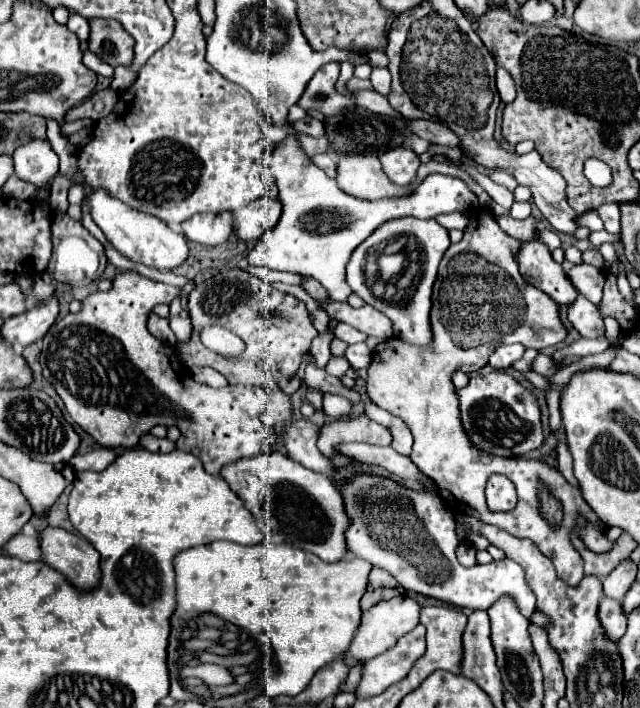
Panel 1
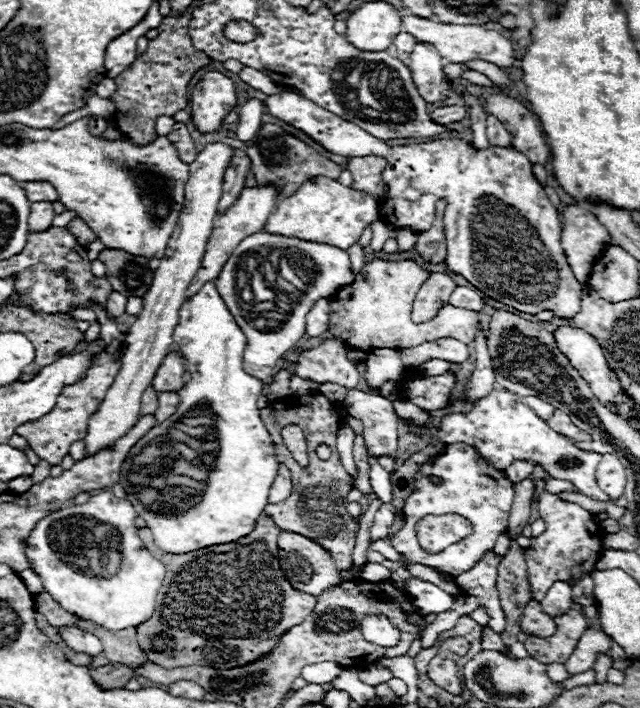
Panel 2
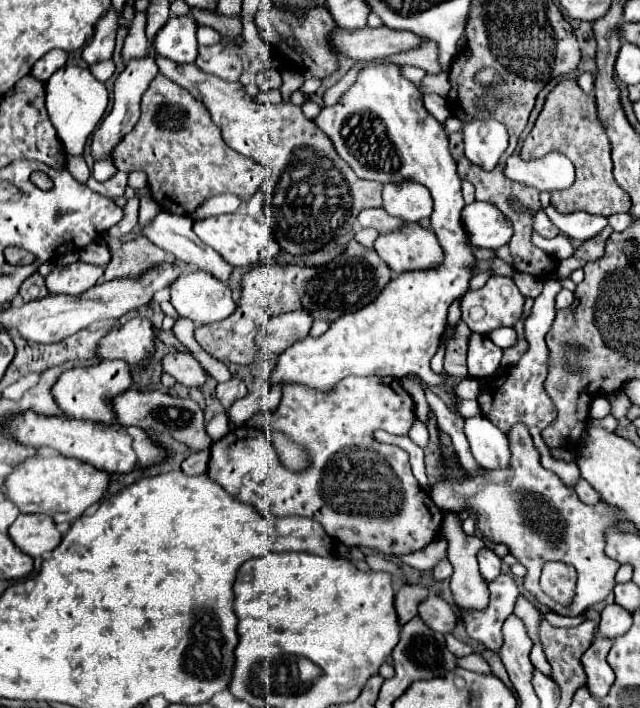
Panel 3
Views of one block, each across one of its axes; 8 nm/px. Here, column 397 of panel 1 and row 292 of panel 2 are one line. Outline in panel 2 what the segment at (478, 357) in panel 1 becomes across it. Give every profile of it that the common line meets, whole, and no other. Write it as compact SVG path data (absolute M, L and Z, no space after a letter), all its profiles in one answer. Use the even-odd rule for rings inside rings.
M374 260L366 264L358 272L354 284L342 288L332 296L330 300L332 316L328 330L336 338L340 338L346 346L362 352L370 352L372 348L414 348L424 342L436 342L440 338L456 338L464 344L470 344L480 330L478 312L474 310L464 310L446 304L428 322L414 324L410 320L414 296L428 276L430 274L412 260L402 262Z

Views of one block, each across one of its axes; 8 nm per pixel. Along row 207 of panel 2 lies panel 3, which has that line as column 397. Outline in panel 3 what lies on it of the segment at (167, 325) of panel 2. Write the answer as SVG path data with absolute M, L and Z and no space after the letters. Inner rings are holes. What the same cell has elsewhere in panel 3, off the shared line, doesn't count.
M414 182L402 184L386 184L384 186L384 204L382 208L404 222L418 222L420 218L428 218L432 214L432 196L426 186Z

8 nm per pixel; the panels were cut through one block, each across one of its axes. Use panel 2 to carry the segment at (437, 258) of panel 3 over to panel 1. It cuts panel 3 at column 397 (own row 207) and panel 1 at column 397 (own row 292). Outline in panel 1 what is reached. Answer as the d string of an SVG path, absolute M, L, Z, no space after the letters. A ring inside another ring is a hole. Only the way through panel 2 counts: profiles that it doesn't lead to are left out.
M338 154L336 180L346 194L366 200L410 194L418 186L418 182L412 182L406 188L394 186L394 182L390 182L382 172L378 156L372 154Z

